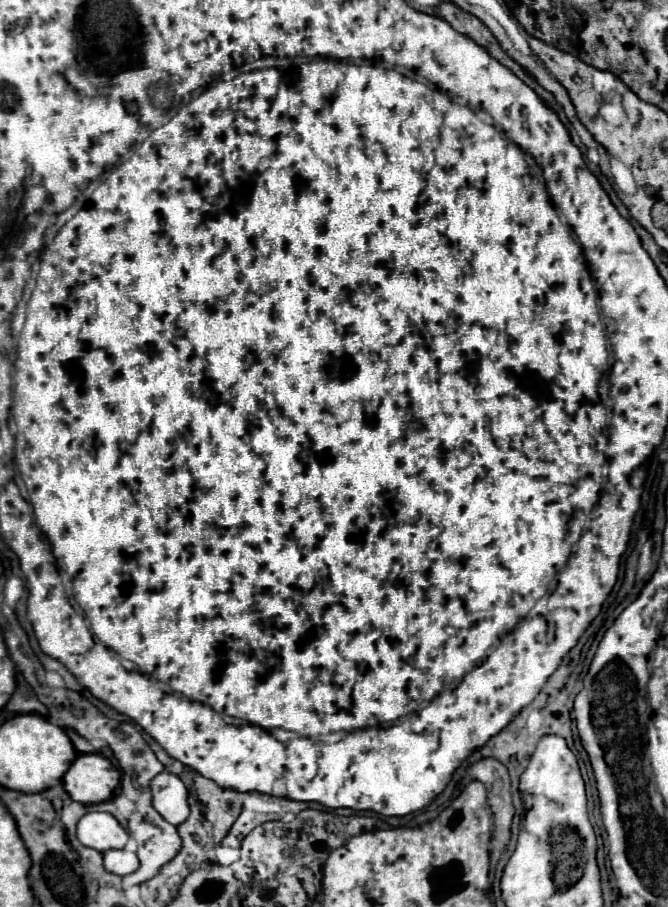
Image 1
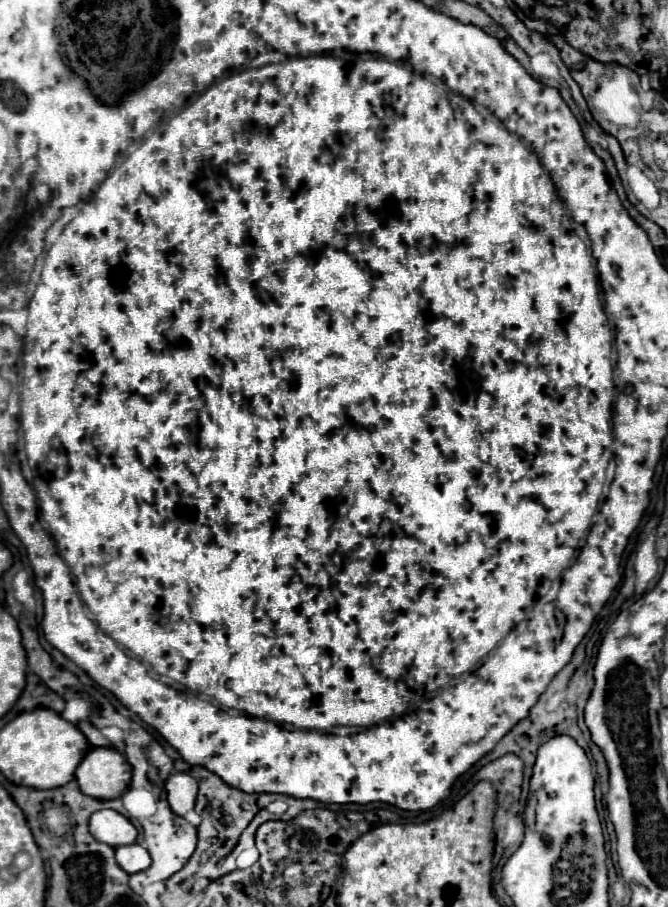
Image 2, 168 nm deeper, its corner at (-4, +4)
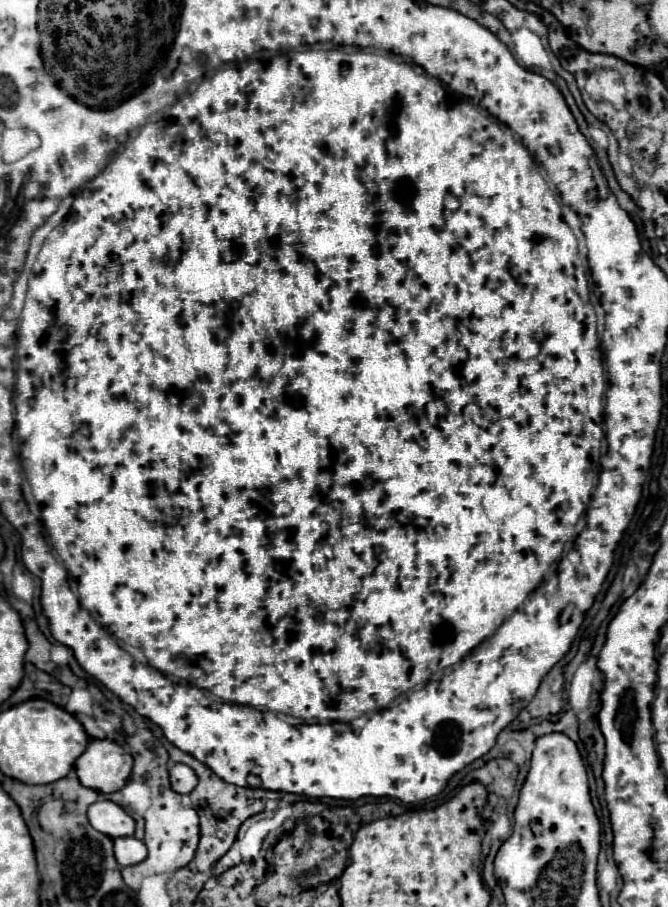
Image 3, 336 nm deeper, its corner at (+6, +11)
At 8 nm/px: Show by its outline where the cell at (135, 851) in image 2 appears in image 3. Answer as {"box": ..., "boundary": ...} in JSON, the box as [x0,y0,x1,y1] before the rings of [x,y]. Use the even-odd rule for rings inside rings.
{"box":[114,837,148,867],"boundary":[[[118,837],[114,839],[114,855],[118,865],[128,867],[144,861],[148,851],[146,851],[146,845],[136,837]]]}

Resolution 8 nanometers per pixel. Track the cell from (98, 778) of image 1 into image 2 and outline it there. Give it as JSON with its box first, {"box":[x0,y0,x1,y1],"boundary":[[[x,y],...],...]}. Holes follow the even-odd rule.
{"box":[76,748,130,800],"boundary":[[[92,748],[76,768],[76,782],[86,796],[114,800],[128,790],[130,764],[114,748]]]}

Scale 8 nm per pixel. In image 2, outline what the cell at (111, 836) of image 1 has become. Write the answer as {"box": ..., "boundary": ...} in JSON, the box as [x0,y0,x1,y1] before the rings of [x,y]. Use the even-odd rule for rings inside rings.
{"box":[90,810,138,848],"boundary":[[[98,810],[90,816],[90,832],[96,840],[116,848],[124,844],[134,844],[138,830],[134,824],[116,810]]]}

